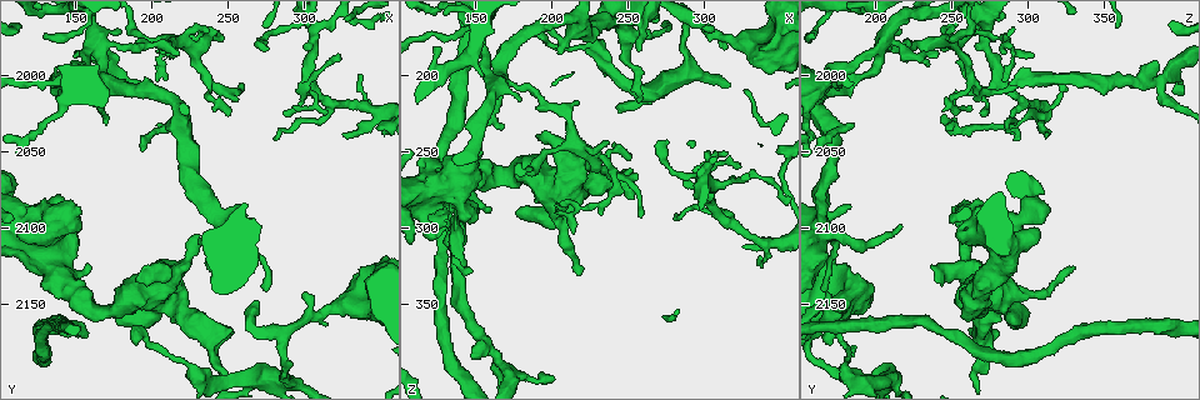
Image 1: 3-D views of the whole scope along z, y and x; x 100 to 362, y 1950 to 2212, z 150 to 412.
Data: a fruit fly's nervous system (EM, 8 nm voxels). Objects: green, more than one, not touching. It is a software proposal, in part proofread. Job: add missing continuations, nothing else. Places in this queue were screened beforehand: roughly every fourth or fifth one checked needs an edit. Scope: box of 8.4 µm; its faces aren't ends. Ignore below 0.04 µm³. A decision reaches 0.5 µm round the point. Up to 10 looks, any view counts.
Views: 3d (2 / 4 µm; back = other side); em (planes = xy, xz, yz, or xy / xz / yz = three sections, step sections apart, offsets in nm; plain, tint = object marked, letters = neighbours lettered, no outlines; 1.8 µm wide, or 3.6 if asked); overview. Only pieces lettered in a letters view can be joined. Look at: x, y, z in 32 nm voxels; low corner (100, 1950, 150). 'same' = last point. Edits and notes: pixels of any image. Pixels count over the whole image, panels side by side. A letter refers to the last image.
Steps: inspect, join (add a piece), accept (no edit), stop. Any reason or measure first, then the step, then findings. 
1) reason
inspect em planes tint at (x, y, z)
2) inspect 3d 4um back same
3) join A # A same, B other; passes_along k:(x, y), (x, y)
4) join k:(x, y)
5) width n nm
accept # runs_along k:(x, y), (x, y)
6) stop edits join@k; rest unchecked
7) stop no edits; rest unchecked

inspect 3d 2um at (286, 2022, 274)

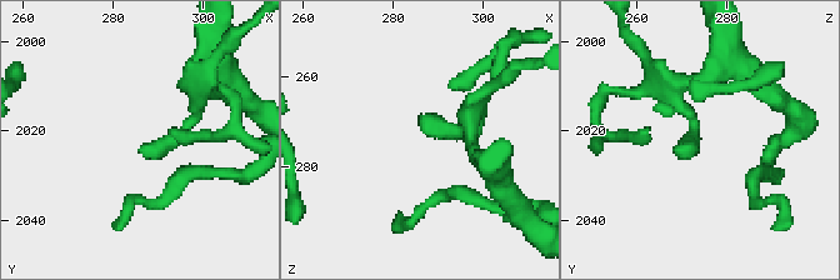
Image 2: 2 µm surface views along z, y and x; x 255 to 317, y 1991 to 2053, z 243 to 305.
inspect em planes plain at (287, 2023, 272)

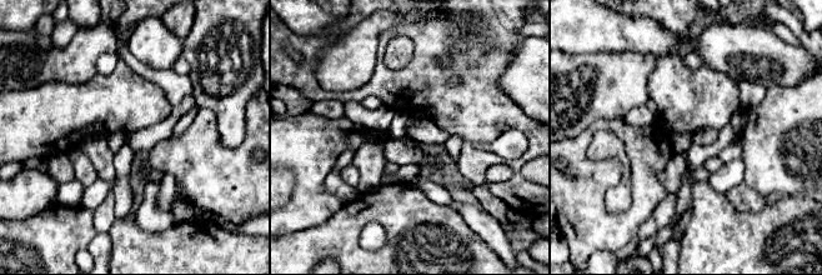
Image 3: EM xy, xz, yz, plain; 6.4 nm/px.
inspect em planes letters same

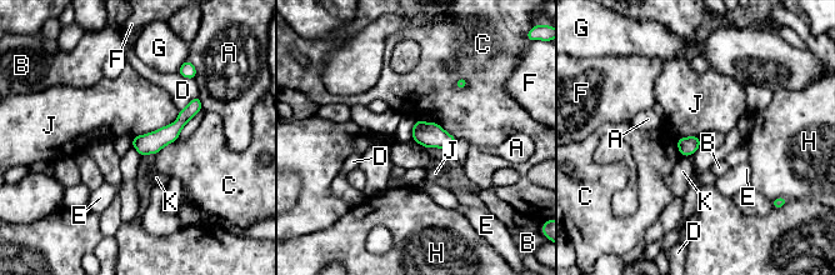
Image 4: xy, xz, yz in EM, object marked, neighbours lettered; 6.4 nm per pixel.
accept # A other, B other, C other, D other, E other, F other, G other, H other, J other, K other; runs_along 4:(196, 101), (166, 135), (135, 144); no lettered piece goes on from it

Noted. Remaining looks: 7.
branch stops here
inspect 3d 2um at (250, 2170, 282)

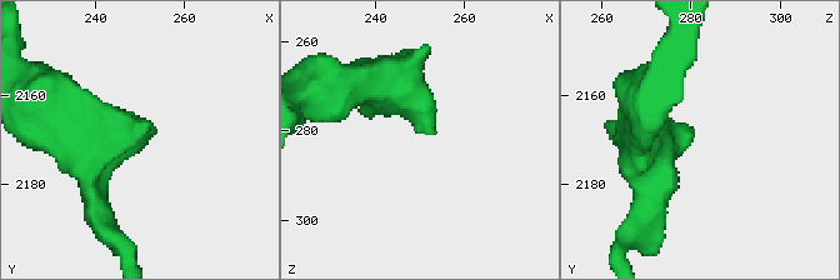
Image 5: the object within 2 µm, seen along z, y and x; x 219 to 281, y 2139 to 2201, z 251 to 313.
shape alone is not enough
inspect em planes letters at (252, 2168, 282)

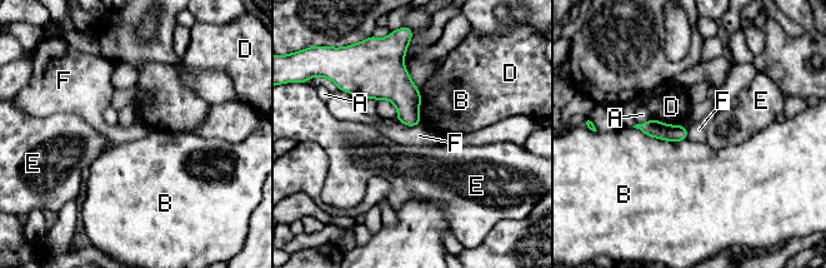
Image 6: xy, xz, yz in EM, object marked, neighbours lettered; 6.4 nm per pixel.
accept # A other, B other, D other, E other, F other; border 6:(420, 123), (405, 125); none of them fits

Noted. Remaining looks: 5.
free end
inspect em 3.6um planes letters at (148, 1990, 384)

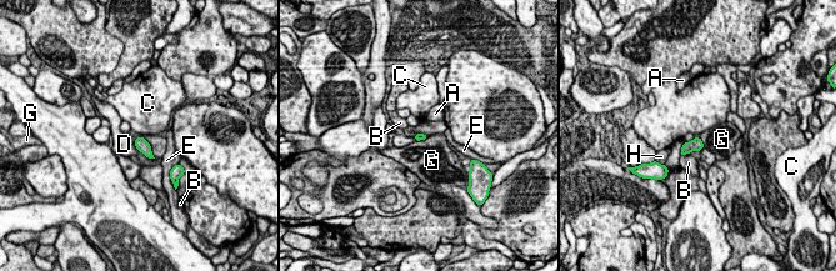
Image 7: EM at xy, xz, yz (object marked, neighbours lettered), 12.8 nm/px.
accept # A other, B other, C other, D other, E other, G other, H other; no lettered piece goes on from it

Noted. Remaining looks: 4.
free end
inspect em planes letters at (216, 2126, 330)

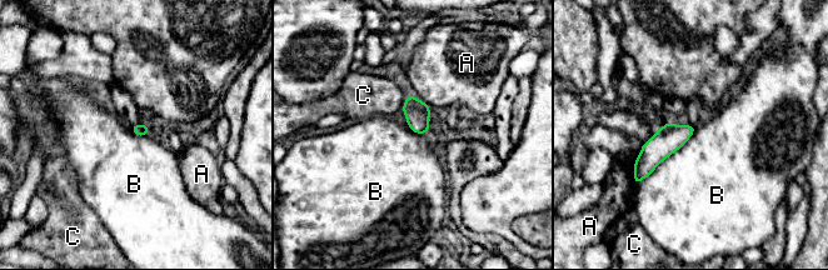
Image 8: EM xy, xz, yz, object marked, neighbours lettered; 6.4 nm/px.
longest_contact B 550 nm
accept # A other, B other, C other; no lettered piece goes on from it

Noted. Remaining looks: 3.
stop no edits; rest unchecked

